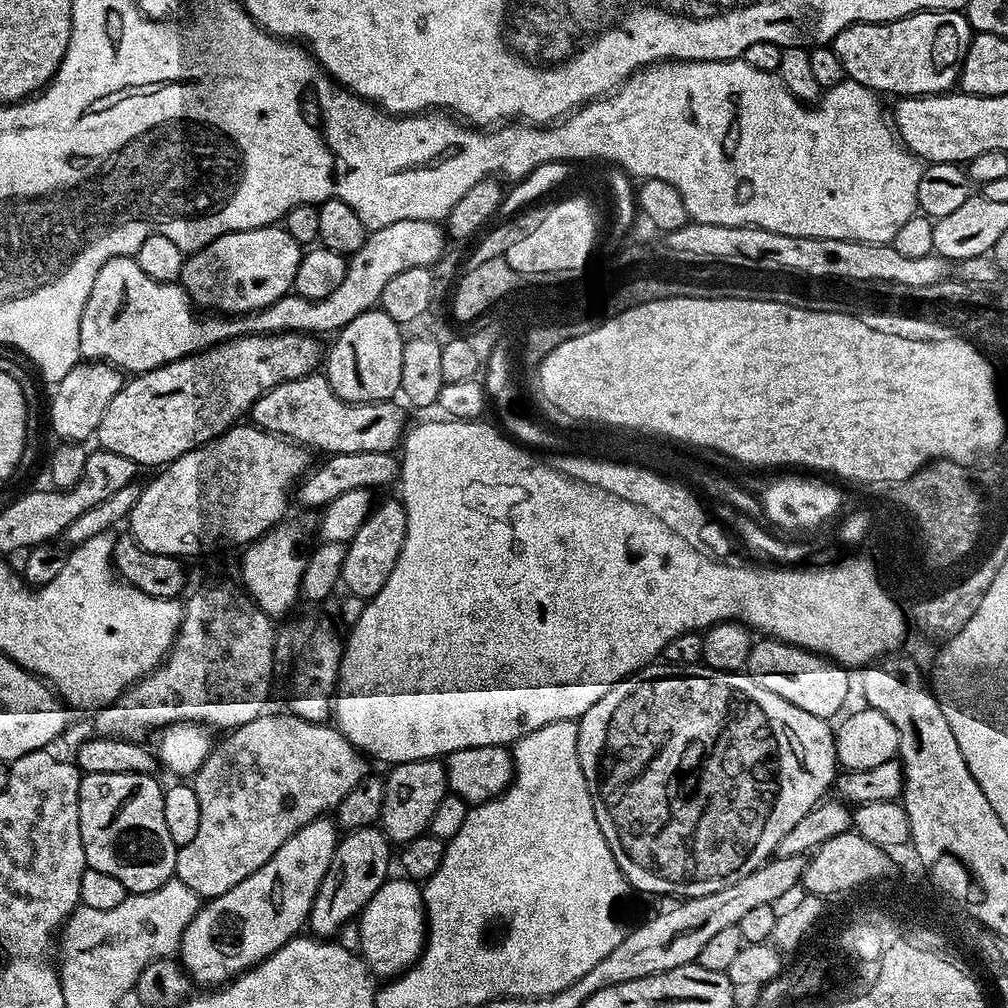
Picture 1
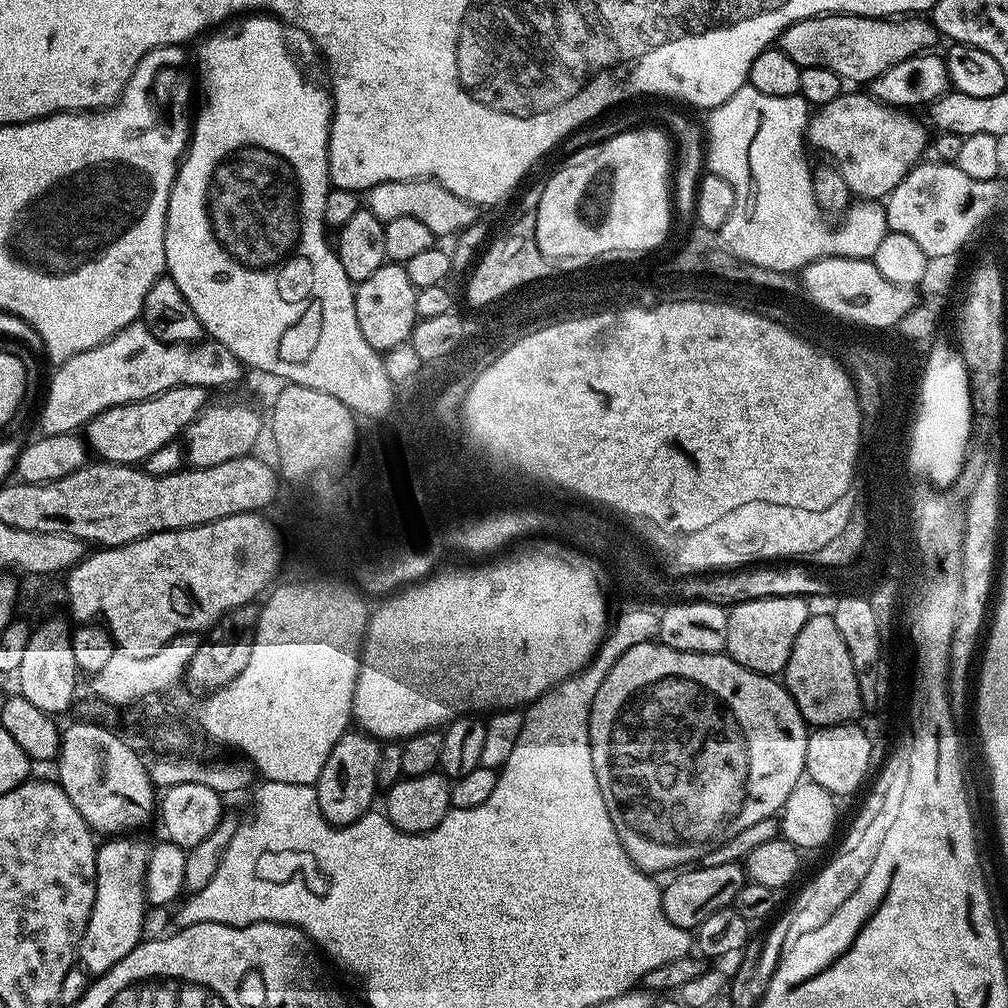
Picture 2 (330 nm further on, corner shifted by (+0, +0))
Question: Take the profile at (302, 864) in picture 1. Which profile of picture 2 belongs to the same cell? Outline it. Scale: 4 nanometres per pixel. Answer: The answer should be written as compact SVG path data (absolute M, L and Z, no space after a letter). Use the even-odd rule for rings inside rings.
M349 730L338 738L334 750L322 766L322 774L315 782L316 797L322 814L331 824L342 825L362 818L373 807L372 799L378 796L376 767L380 761L381 745L376 737L359 730Z

